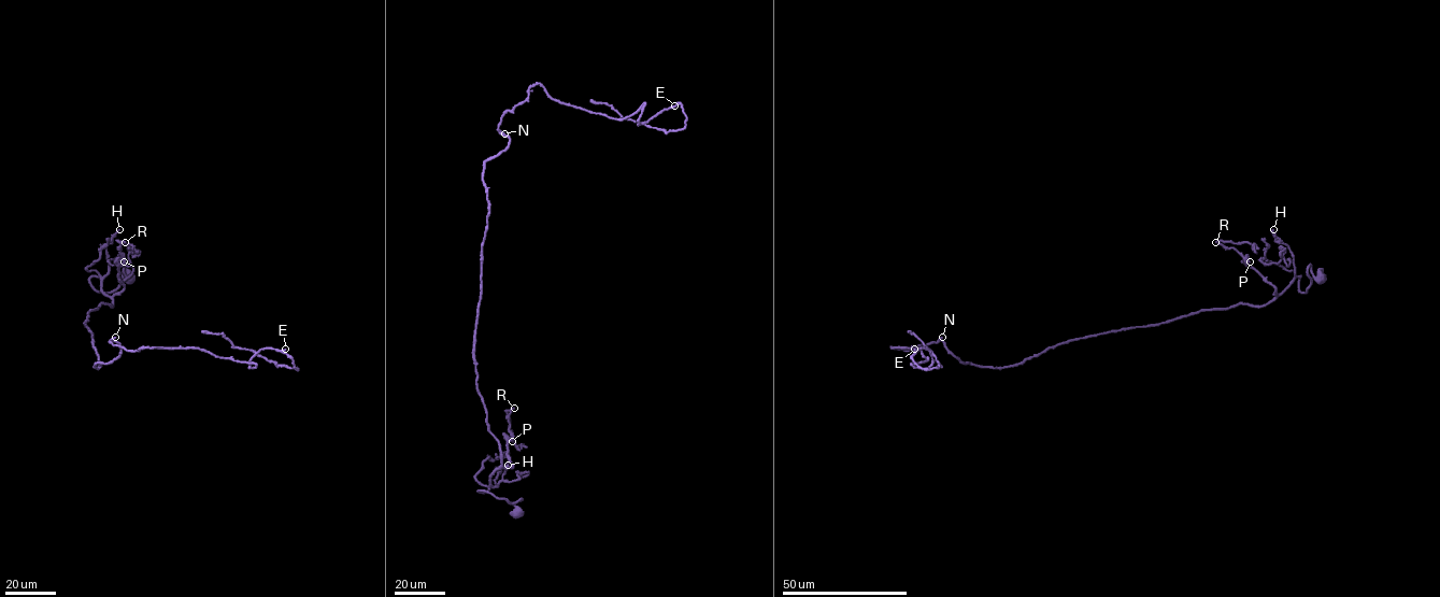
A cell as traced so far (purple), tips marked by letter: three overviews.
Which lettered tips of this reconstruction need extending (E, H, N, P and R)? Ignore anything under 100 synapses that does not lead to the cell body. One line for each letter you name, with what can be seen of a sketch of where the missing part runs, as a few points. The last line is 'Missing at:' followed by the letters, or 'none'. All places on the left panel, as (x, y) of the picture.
N: missing branch runs (115, 337), (153, 278), (128, 231), (147, 212), (156, 131), (122, 104), (154, 113), (164, 103)
Missing at: N

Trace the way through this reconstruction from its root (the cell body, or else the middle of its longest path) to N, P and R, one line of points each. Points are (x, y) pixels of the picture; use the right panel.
N: (1321, 278), (1309, 265), (1306, 292), (1296, 276), (1263, 306), (1071, 340), (1008, 367), (964, 364), (942, 337)
P: (1321, 278), (1309, 265), (1306, 292), (1299, 290), (1299, 276), (1277, 296), (1244, 259), (1250, 261)
R: (1321, 278), (1309, 265), (1306, 292), (1299, 290), (1299, 276), (1277, 296), (1236, 250), (1215, 242)

